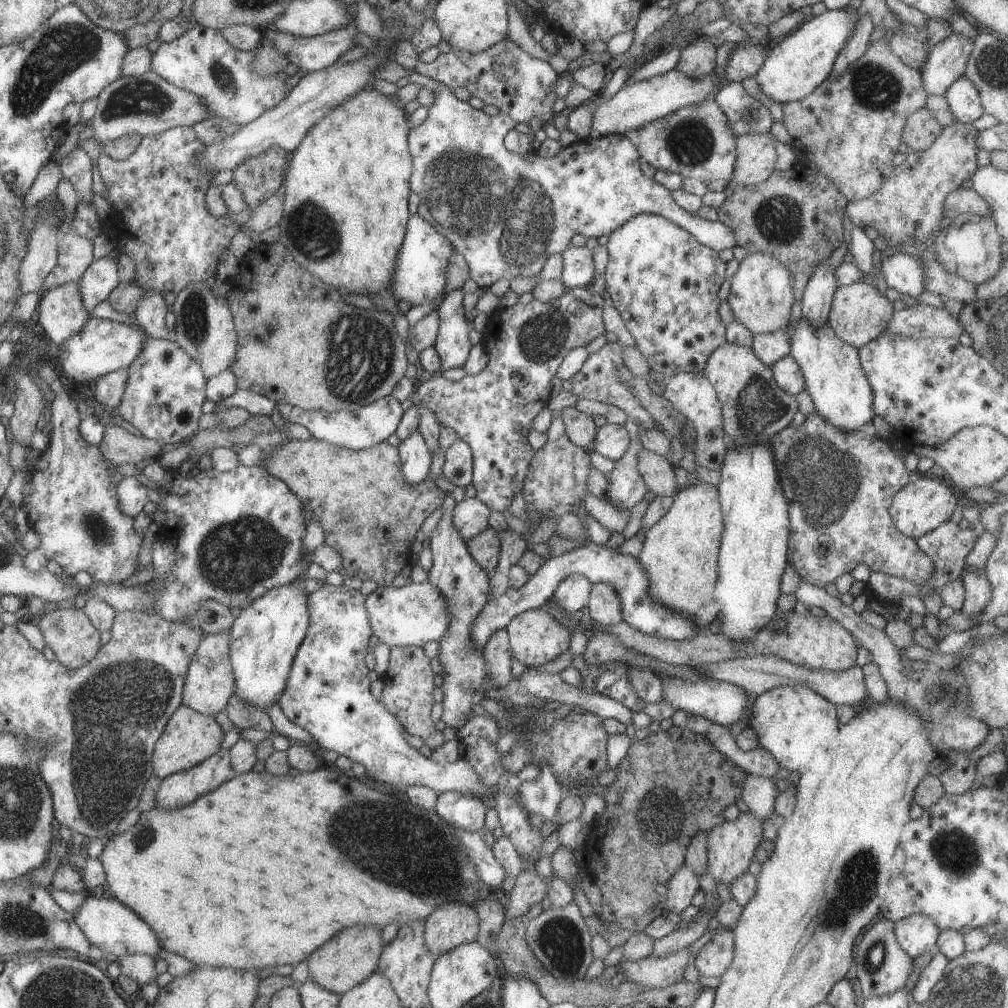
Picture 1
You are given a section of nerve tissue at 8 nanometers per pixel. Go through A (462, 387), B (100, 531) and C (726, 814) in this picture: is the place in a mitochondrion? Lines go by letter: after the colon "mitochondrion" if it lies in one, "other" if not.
A: other
B: mitochondrion
C: other

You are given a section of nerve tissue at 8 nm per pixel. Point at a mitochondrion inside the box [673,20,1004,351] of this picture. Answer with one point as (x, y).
(875, 86)

